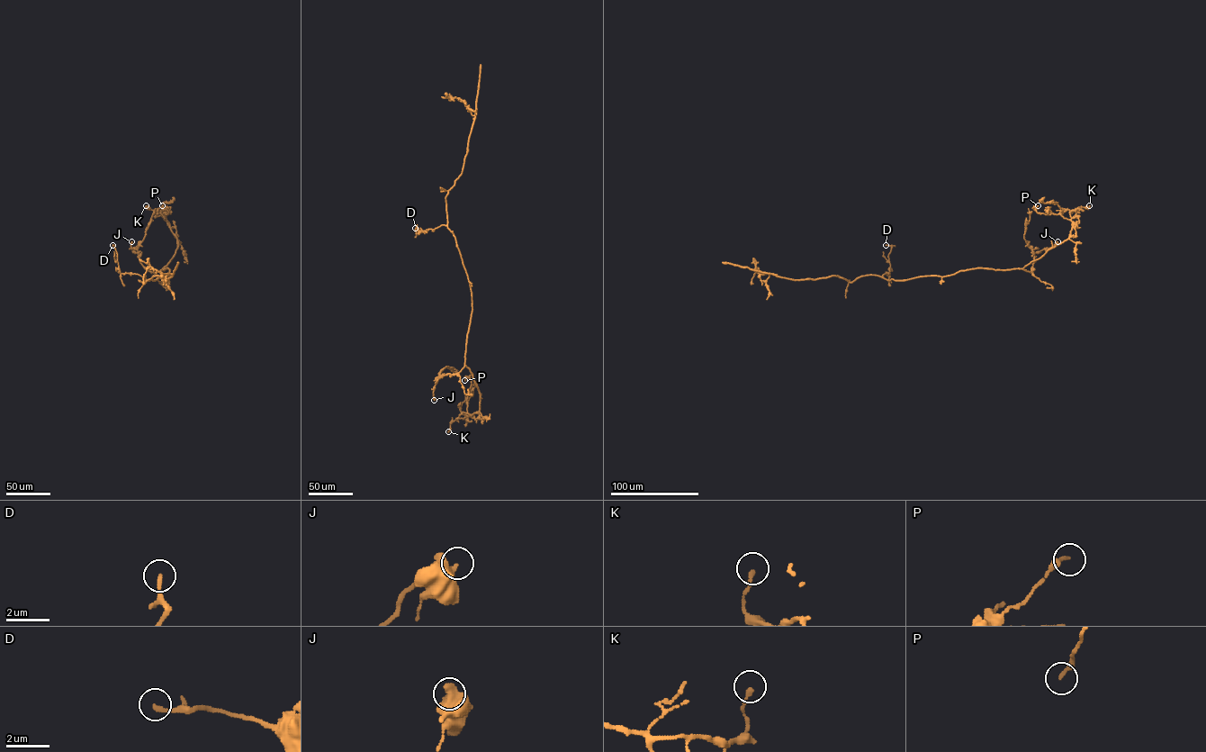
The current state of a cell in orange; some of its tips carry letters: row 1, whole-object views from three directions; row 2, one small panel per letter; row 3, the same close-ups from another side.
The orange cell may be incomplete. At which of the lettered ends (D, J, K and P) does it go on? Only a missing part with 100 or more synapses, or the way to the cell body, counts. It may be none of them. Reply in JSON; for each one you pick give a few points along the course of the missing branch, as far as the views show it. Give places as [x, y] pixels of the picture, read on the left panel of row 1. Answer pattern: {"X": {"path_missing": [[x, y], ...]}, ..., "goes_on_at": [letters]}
{"goes_on_at": []}

